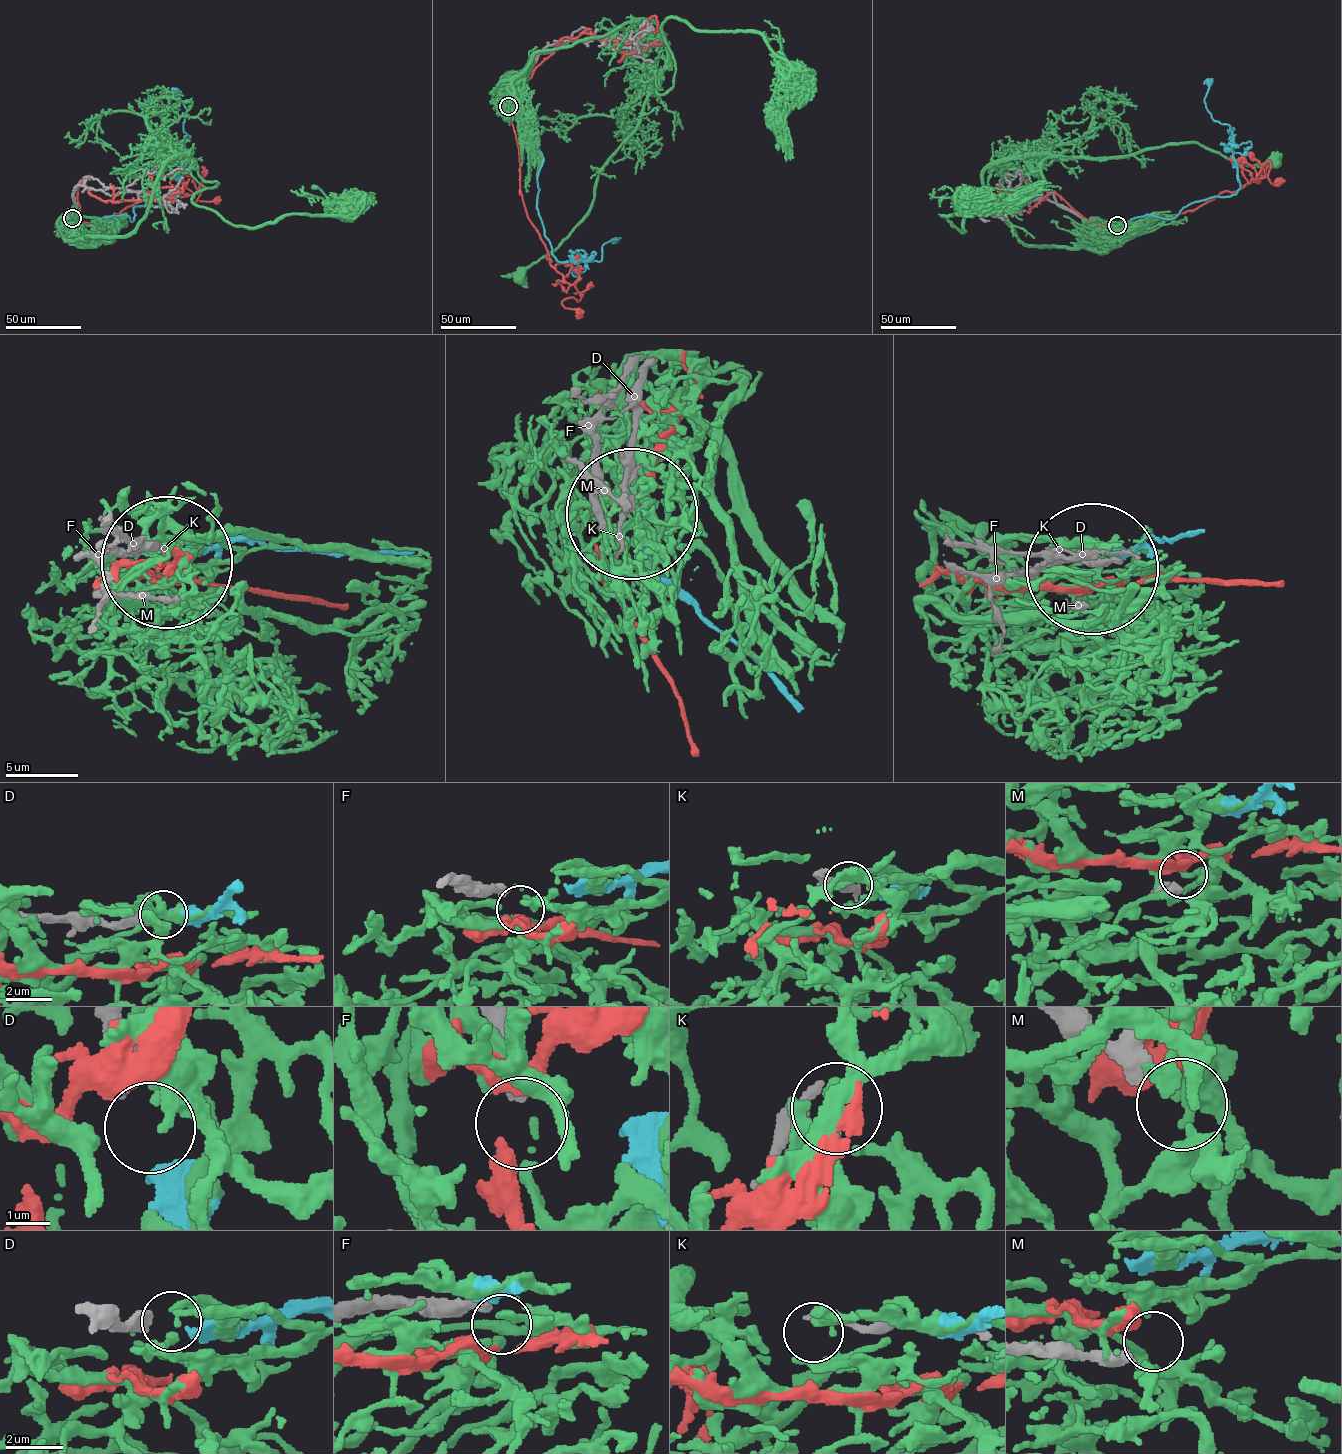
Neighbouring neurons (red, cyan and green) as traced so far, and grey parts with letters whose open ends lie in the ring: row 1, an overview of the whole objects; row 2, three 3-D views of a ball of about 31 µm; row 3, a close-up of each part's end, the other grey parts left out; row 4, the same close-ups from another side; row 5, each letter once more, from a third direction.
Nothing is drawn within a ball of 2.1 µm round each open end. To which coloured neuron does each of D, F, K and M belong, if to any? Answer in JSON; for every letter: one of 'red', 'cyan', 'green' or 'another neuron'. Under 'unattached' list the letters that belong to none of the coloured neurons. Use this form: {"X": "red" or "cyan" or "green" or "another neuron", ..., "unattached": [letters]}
{"D": "cyan", "F": "another neuron", "K": "green", "M": "another neuron", "unattached": ["F", "M"]}

